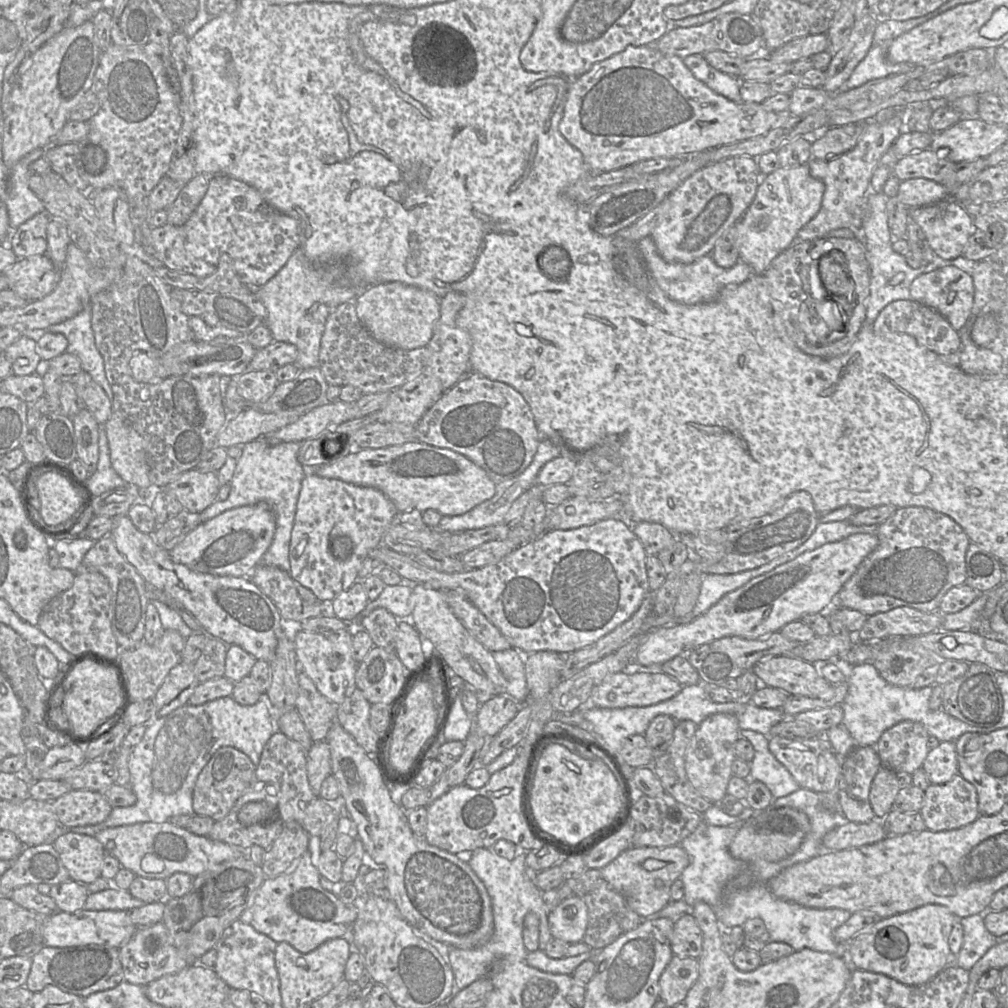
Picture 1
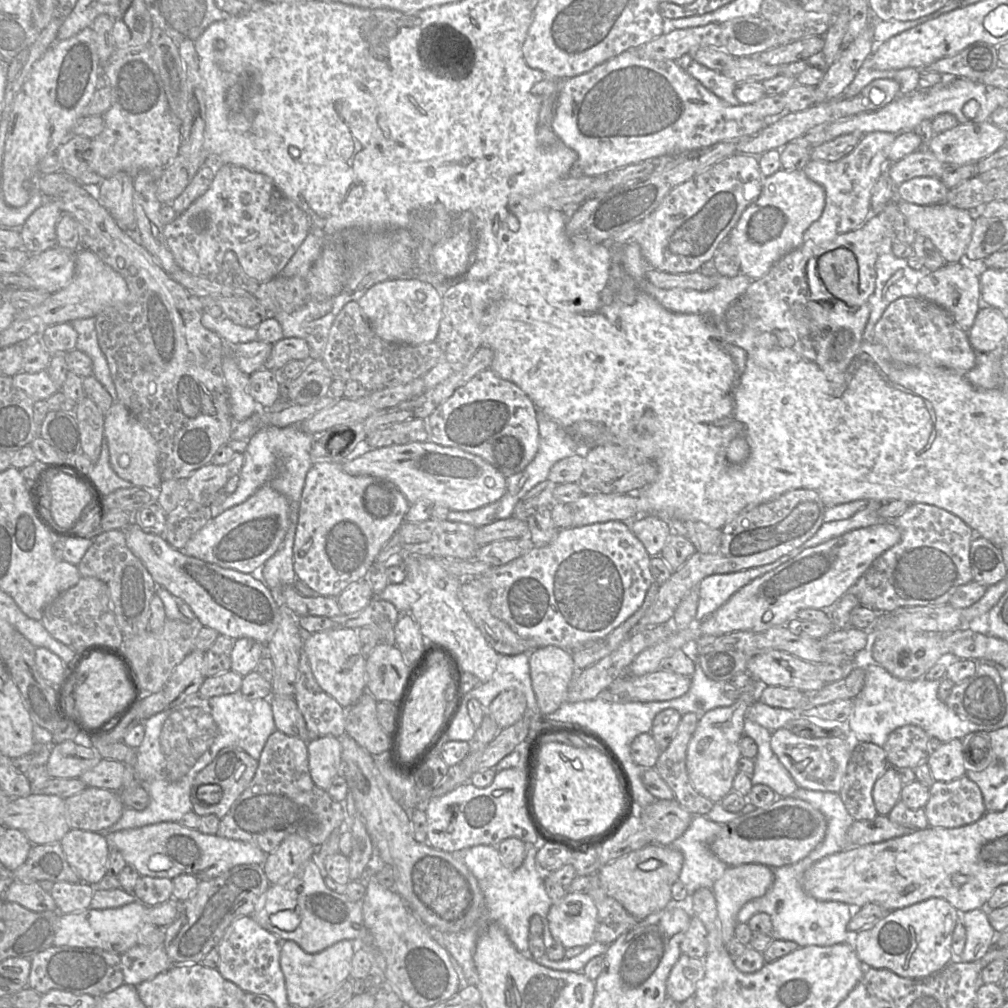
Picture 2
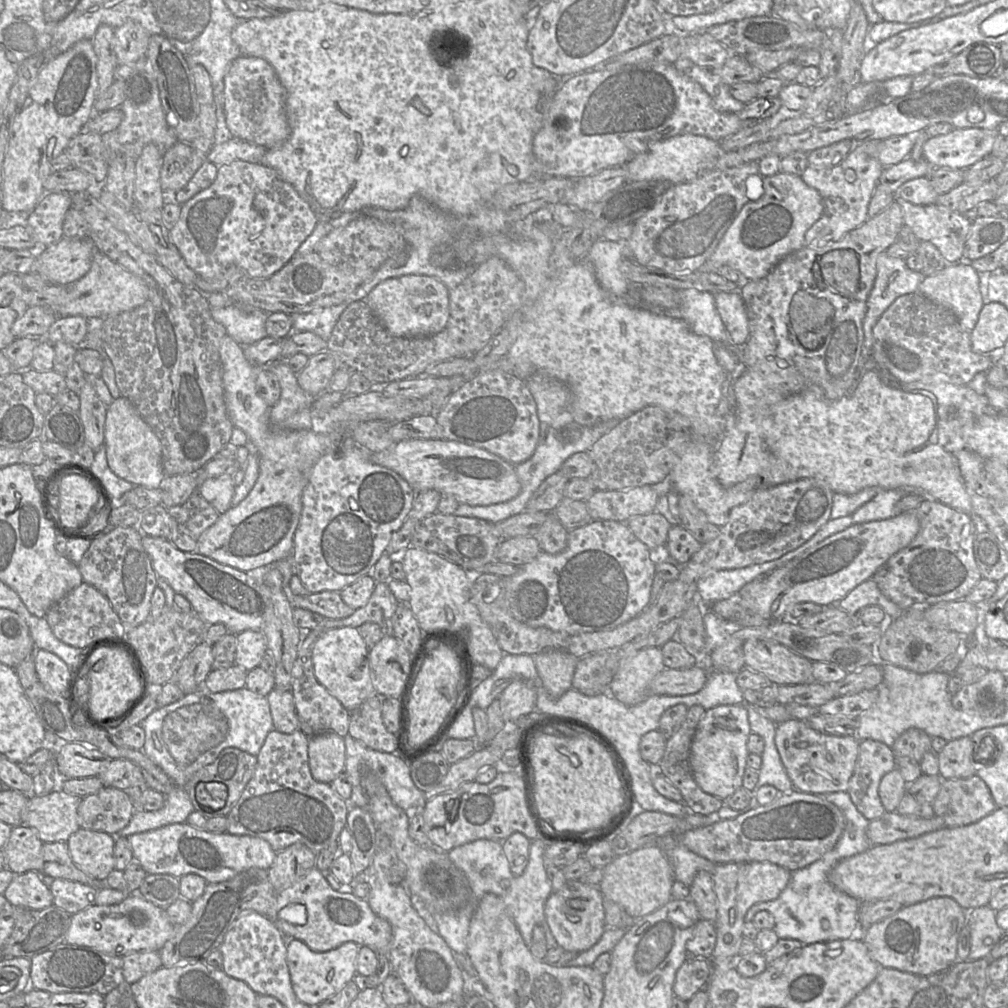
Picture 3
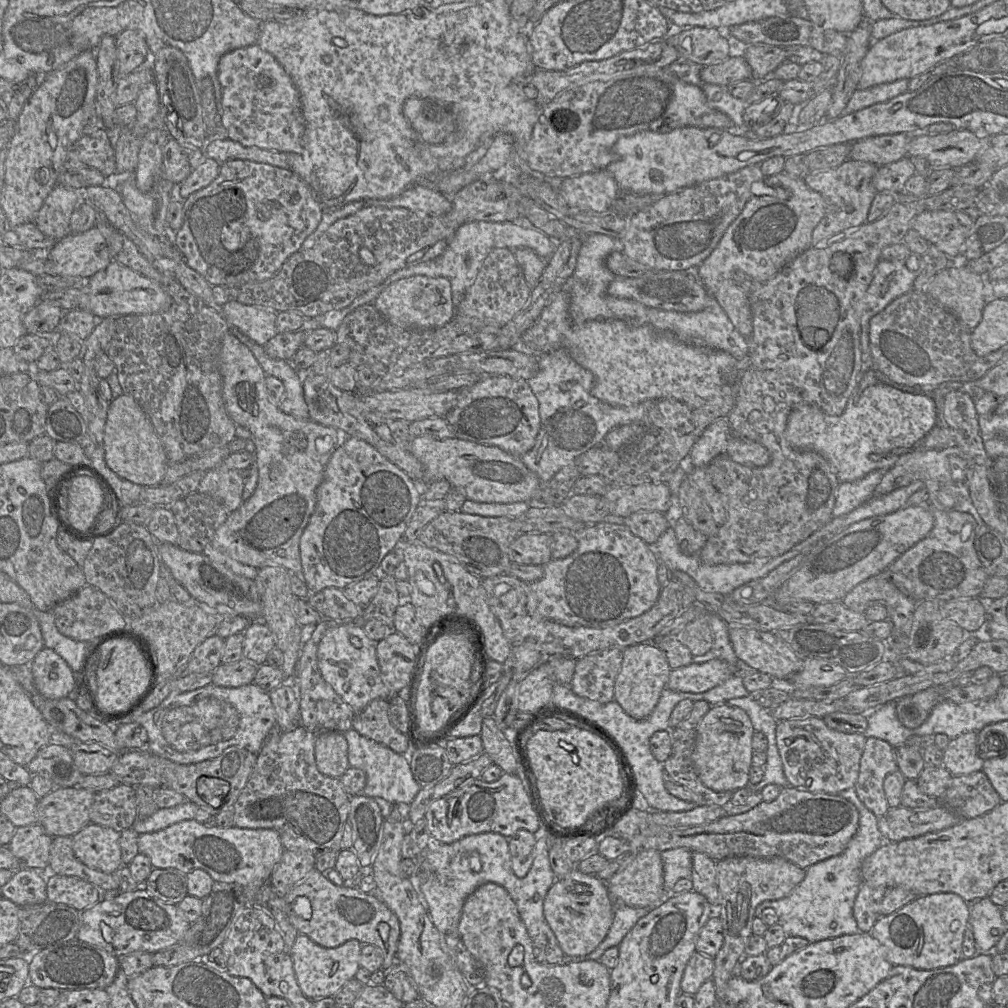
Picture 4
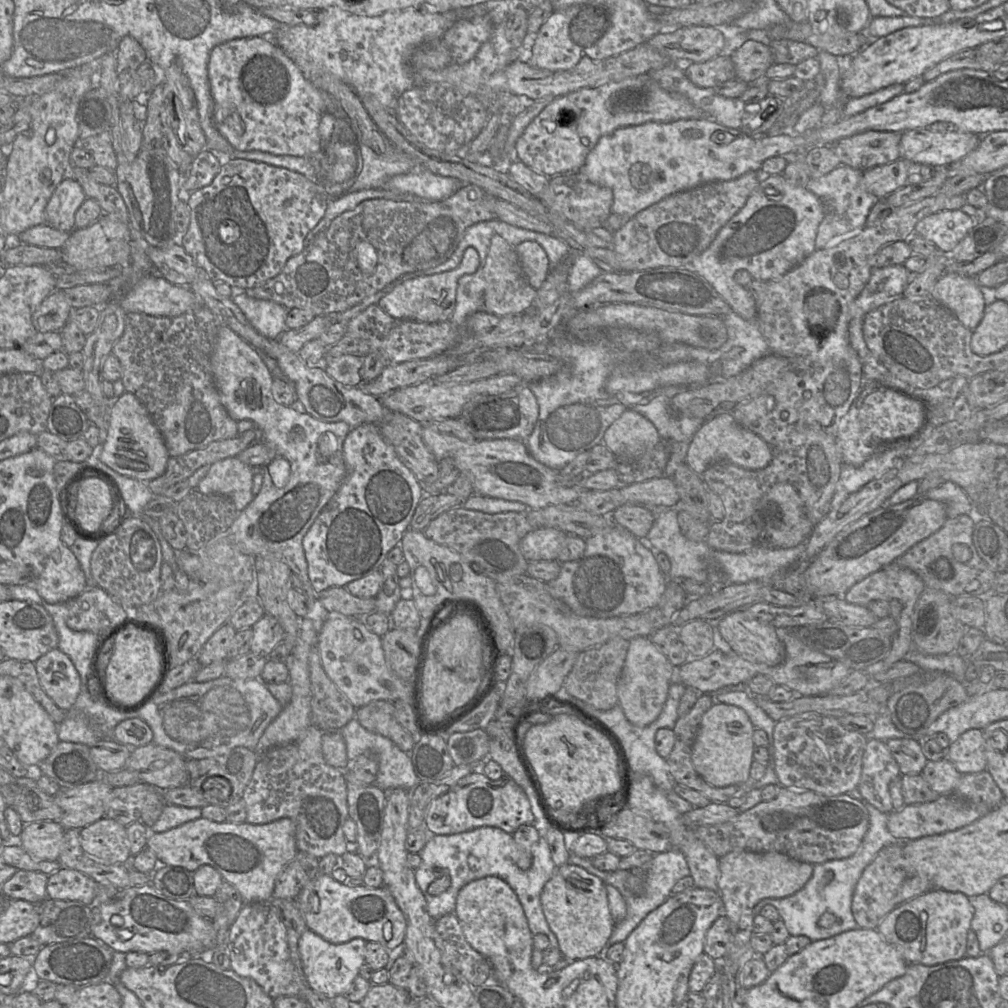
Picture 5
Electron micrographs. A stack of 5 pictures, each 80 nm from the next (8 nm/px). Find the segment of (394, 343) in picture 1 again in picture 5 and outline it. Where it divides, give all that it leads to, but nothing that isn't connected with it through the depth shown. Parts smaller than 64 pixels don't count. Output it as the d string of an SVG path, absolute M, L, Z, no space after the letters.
M469 247L464 252L461 263L456 269L407 280L381 298L377 305L387 314L397 319L426 323L448 321L455 307L458 279L464 274L474 273L478 266L479 255L476 249Z

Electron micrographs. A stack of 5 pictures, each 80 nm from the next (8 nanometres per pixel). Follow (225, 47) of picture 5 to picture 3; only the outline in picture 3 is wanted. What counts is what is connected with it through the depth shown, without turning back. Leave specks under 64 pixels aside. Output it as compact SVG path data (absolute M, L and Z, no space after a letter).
M240 55L224 77L224 115L233 138L271 149L282 145L290 134L286 117L286 92L273 67L265 59Z

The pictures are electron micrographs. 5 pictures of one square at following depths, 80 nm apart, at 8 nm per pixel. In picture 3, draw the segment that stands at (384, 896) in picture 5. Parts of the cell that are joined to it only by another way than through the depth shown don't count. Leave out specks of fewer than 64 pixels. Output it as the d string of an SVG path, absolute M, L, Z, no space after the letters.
M317 867L292 886L276 893L276 906L272 908L269 919L285 937L298 939L315 952L325 952L348 941L370 947L377 954L375 975L380 985L391 973L389 947L392 929L388 921L372 911L367 899L334 890Z

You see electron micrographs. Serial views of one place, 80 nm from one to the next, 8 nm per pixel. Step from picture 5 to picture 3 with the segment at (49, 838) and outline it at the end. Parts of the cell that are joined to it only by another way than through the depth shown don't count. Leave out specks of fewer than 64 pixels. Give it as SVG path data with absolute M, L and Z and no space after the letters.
M20 825L12 827L11 834L2 848L5 868L14 874L42 869L43 842L35 829Z

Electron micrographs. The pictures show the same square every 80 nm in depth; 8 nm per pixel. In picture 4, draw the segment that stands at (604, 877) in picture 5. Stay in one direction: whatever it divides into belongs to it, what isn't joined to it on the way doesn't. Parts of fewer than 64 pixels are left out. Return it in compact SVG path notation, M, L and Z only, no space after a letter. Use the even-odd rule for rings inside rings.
M686 848L669 849L660 853L666 895L672 894L672 888L679 879L691 879L692 853ZM617 904L611 927L604 940L584 958L574 958L573 962L581 960L598 960L603 953L614 946L618 946L626 934L634 927L639 919L647 915L653 909L648 907L629 907Z

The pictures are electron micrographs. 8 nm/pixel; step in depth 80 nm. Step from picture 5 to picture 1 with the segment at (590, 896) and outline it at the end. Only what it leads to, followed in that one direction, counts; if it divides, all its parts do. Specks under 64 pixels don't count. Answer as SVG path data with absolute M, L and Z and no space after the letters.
M578 896L566 898L548 914L548 924L552 939L568 944L582 942L588 924L585 902Z

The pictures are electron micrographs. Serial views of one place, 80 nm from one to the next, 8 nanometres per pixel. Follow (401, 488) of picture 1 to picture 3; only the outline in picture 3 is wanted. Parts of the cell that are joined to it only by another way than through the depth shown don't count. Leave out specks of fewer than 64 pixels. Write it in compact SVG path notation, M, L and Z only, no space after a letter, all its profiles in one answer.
M410 439L395 443L390 448L369 453L369 459L403 477L416 492L437 490L442 494L452 495L460 504L486 506L513 499L521 491L521 484L516 474L515 465L485 449L447 439Z

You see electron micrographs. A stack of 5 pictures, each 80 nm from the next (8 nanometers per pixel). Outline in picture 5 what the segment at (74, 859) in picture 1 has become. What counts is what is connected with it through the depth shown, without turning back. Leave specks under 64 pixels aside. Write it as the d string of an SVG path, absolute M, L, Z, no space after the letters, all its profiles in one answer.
M101 818L80 829L83 851L104 864L129 864L129 842L126 827L115 820Z

